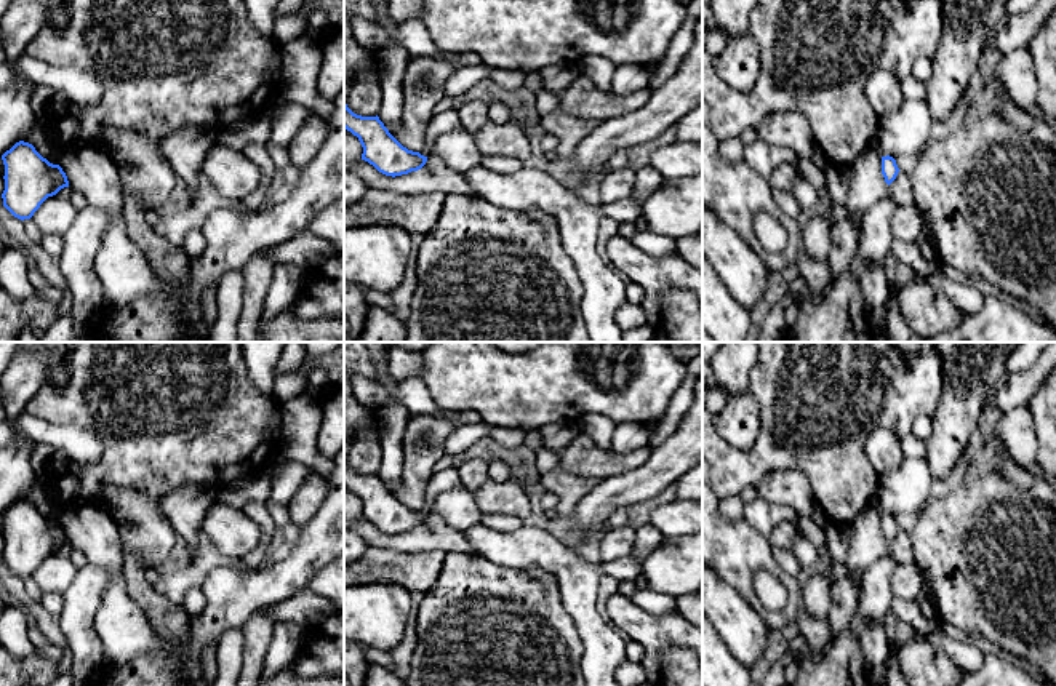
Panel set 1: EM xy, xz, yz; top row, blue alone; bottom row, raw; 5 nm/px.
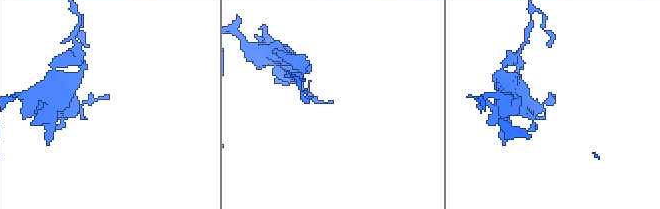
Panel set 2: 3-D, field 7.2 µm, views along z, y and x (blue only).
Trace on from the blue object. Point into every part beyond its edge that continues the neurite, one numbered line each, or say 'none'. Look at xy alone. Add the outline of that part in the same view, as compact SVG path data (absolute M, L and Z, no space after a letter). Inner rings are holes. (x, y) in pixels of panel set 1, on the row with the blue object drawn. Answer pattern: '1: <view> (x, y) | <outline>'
none

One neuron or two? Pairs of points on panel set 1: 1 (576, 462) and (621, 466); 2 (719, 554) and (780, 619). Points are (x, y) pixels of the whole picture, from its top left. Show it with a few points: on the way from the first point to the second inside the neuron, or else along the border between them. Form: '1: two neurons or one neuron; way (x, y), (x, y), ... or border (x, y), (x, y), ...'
1: one neuron; way (588, 462), (610, 464)
2: one neuron; way (736, 571), (749, 595), (762, 610)

